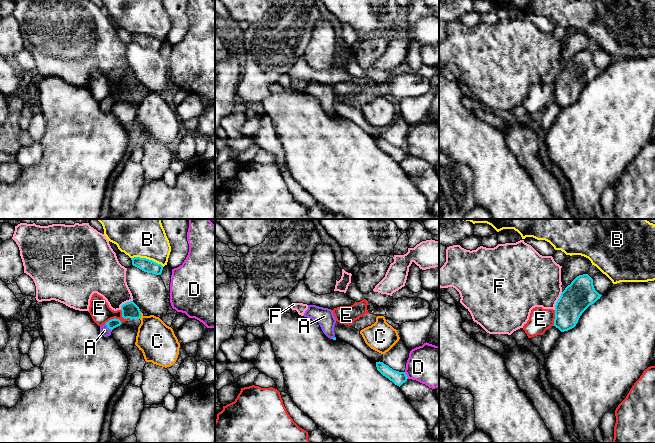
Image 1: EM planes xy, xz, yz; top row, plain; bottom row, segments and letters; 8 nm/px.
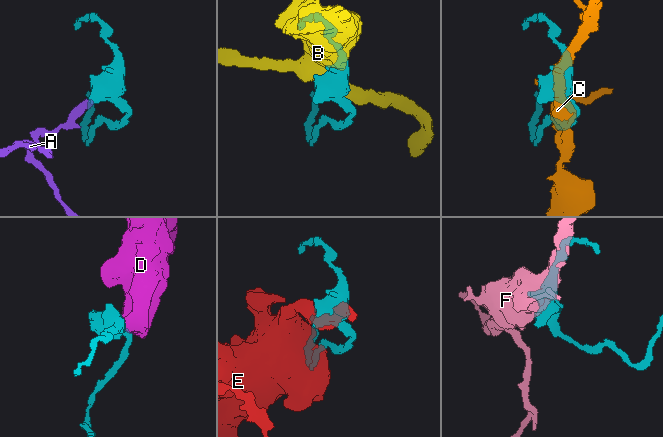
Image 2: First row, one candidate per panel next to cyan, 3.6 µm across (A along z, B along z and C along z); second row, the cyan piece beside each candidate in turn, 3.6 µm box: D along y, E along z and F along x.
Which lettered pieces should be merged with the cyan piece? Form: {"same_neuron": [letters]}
{"same_neuron": ["A"]}

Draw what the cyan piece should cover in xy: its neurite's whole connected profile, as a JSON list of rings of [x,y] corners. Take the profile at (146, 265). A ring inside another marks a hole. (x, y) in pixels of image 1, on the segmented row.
[[[134,257],[131,258],[132,265],[139,268],[140,270],[152,273],[155,275],[161,275],[163,266],[161,264],[158,264],[152,260],[146,259],[146,258],[140,258],[140,257]]]

